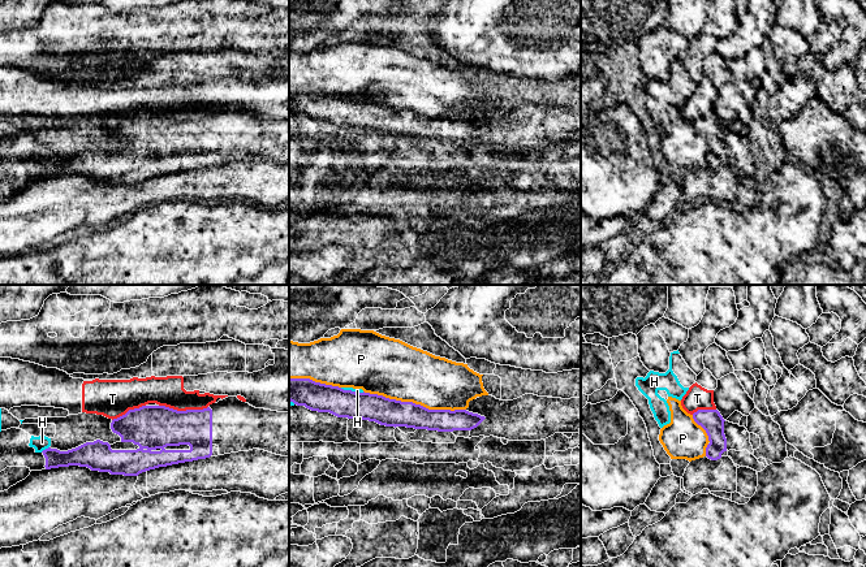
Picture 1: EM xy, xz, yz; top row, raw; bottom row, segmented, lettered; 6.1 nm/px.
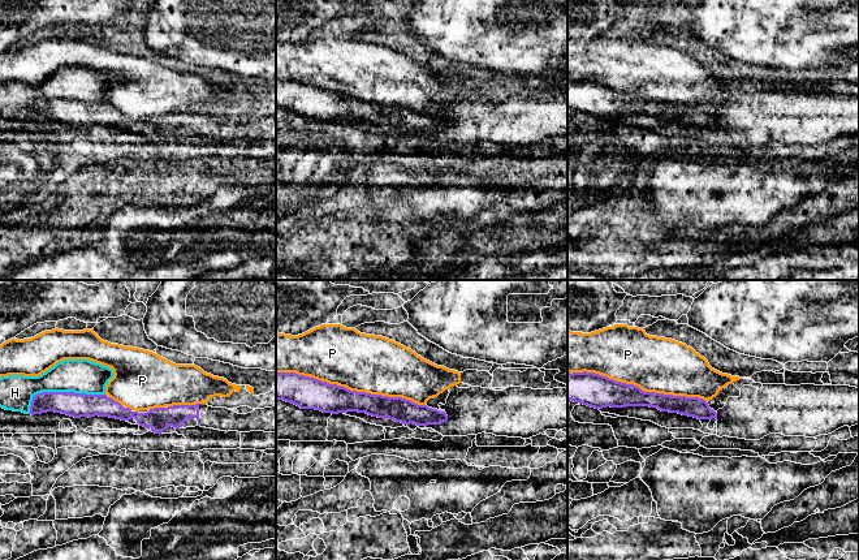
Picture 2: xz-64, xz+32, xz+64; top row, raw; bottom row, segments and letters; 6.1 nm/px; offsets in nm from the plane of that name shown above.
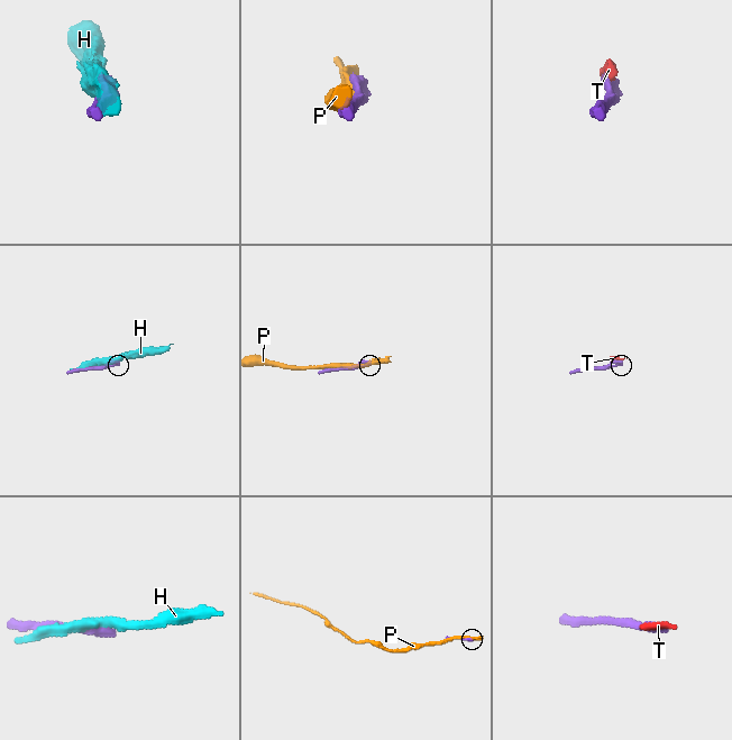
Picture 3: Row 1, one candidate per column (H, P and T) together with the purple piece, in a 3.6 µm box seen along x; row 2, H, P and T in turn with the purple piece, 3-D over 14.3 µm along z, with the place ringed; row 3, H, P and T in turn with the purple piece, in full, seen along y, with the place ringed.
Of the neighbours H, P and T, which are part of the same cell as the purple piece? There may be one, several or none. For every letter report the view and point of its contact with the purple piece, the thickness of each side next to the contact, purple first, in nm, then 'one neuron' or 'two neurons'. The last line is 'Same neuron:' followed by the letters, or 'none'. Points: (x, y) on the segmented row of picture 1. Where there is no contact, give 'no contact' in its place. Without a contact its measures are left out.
H: xy (46, 449) | 140/90 nm | two neurons
P: xz (414, 403) | 170/360 nm | two neurons
T: xy (184, 411) | 280/180 nm | two neurons
Same neuron: none

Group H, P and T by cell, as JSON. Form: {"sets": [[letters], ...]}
{"sets": [["H"], ["P"], ["T"]]}

